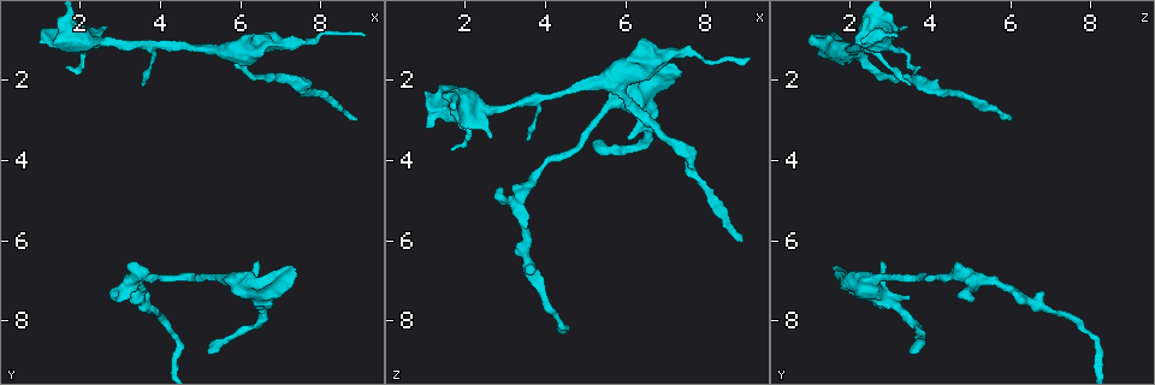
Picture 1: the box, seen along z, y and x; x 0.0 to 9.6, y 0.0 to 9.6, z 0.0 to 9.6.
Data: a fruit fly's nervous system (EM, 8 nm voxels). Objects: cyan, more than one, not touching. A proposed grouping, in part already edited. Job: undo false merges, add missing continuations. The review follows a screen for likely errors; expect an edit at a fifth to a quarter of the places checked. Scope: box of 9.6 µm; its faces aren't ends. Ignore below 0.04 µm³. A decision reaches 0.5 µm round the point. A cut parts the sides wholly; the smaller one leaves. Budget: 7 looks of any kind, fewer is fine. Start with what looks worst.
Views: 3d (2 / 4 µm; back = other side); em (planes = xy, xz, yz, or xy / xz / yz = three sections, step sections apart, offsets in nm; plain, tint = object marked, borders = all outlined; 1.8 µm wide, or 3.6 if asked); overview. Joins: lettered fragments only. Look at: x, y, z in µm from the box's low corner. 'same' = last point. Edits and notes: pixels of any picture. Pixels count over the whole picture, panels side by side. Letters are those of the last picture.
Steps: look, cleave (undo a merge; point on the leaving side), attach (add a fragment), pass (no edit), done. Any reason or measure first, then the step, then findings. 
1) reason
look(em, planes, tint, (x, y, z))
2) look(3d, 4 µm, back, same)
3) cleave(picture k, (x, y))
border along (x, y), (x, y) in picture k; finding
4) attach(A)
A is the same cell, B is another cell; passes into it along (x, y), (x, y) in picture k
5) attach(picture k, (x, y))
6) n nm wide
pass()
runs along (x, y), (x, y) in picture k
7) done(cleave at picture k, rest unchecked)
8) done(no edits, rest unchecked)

long arm stops here
look(3d, 4 µm, (8.90, 3.05, 6.05))

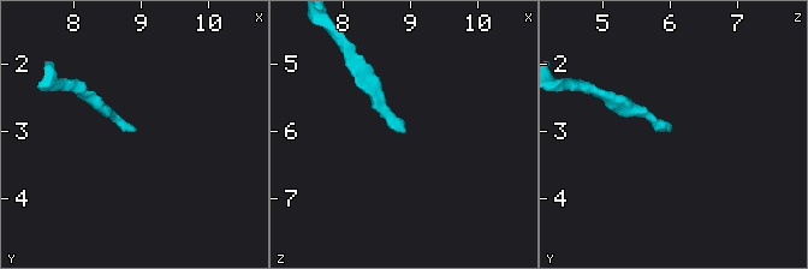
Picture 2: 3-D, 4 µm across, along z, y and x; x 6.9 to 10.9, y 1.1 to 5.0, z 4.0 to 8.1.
shape alone is not enough
look(em, xz, step 4, borders, (8.90, 3.00, 6.05))

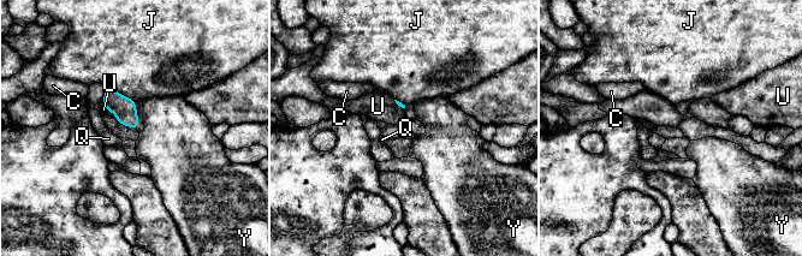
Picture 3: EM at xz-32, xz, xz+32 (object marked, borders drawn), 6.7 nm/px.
pass()
C, J, Q, U and Y are other cells; border along (102, 99), (102, 105), (116, 117) in picture 3; none of them fits

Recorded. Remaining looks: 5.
branch stops here
look(3d, 4 µm, (5.20, 8.75, 3.55))

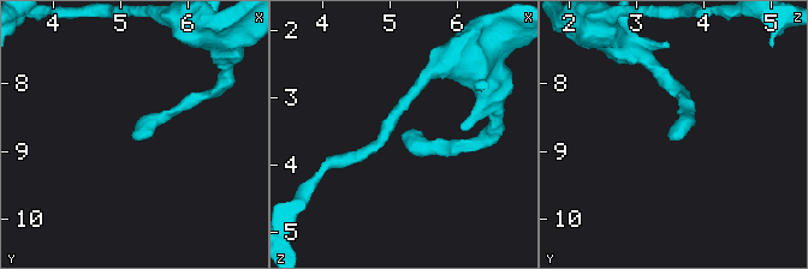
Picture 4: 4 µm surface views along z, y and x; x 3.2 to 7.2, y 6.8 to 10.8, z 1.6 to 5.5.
now the EM
look(em, yz, step 4, plain, (5.25, 8.75, 3.50))

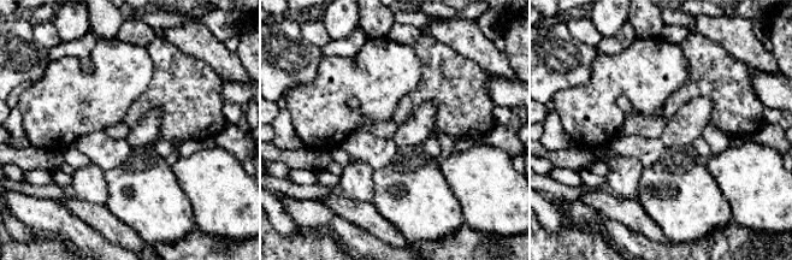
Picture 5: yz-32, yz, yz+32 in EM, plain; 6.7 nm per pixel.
what lies round it
look(em, yz, step 4, borders, same)

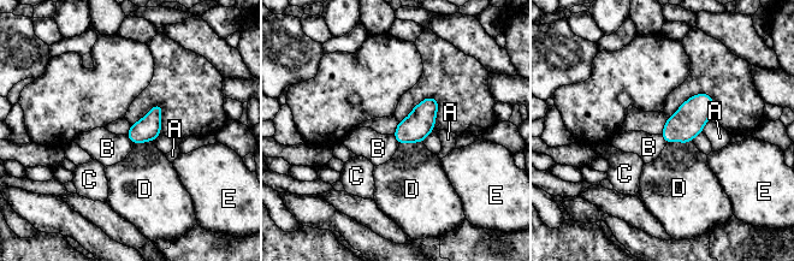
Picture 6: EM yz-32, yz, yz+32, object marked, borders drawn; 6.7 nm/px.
pass()
A, B, C, D and E are other cells; border along (125, 135), (134, 143) in picture 6; none of them fits

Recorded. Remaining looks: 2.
free end
look(em, 3.6 µm, xy, step 4, borders, (3.50, 2.10, 3.45))

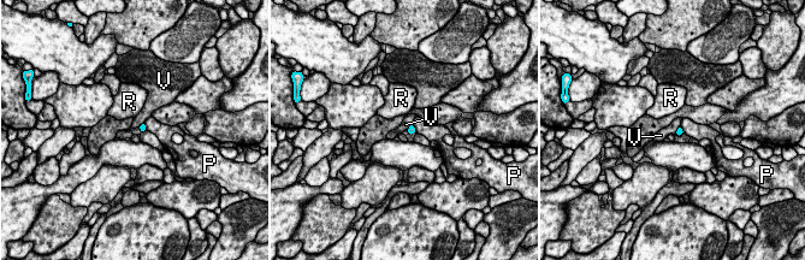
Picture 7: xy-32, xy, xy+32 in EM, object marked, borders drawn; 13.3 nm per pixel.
another direction
look(em, 3.6 µm, planes, borders, same)

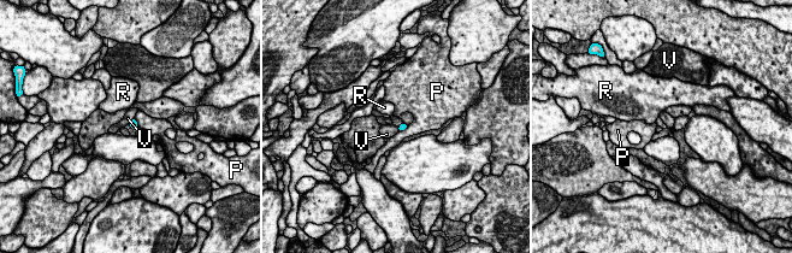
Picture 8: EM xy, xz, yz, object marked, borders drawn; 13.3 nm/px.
P touches over 170 nm
pass()
P, R and V are other cells; border along (134, 117), (129, 123) in picture 8; none of them fits

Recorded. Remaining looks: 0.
done(no edits, rest unchecked)

